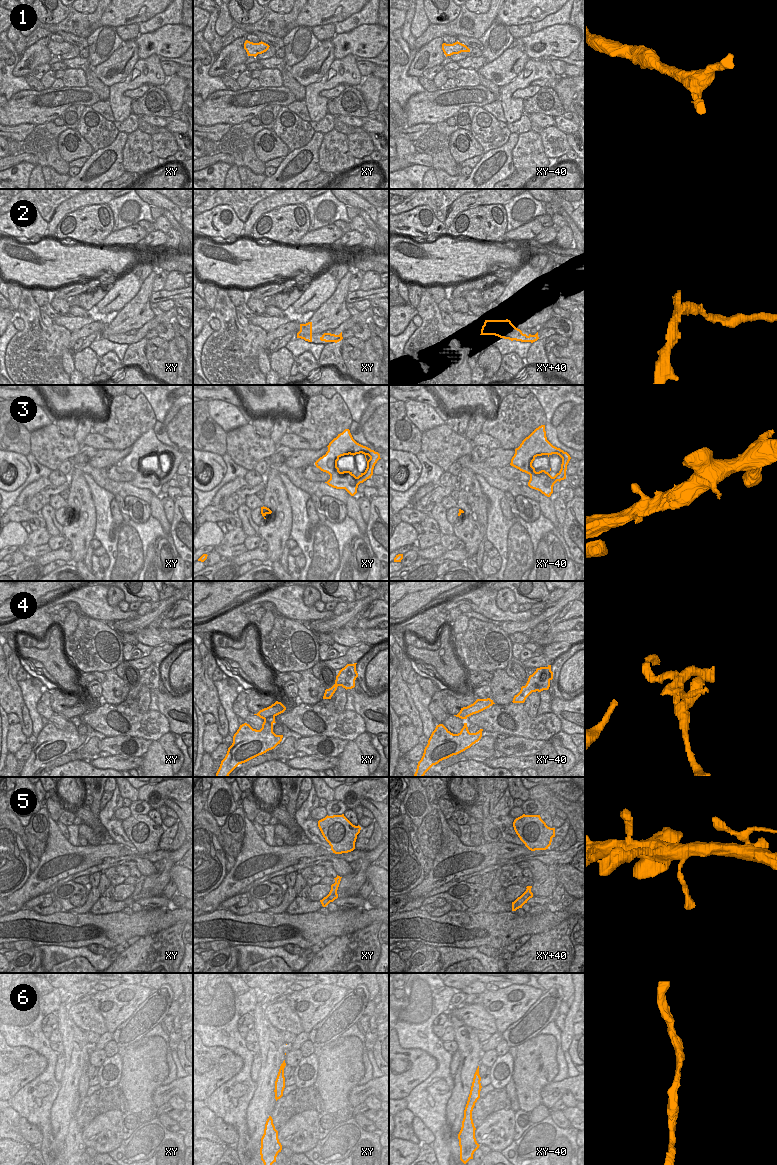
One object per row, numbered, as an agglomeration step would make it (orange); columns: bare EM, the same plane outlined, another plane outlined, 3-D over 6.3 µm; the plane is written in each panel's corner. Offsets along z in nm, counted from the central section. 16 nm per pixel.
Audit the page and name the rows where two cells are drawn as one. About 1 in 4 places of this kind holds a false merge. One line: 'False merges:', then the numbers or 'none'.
False merges: 2, 4

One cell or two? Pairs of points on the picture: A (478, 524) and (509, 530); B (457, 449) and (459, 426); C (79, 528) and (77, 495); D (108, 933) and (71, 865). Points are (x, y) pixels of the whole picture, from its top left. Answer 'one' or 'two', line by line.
A: two
B: two
C: one
D: two

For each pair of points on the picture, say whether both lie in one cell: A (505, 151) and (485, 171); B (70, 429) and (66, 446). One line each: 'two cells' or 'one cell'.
A: one cell
B: two cells

